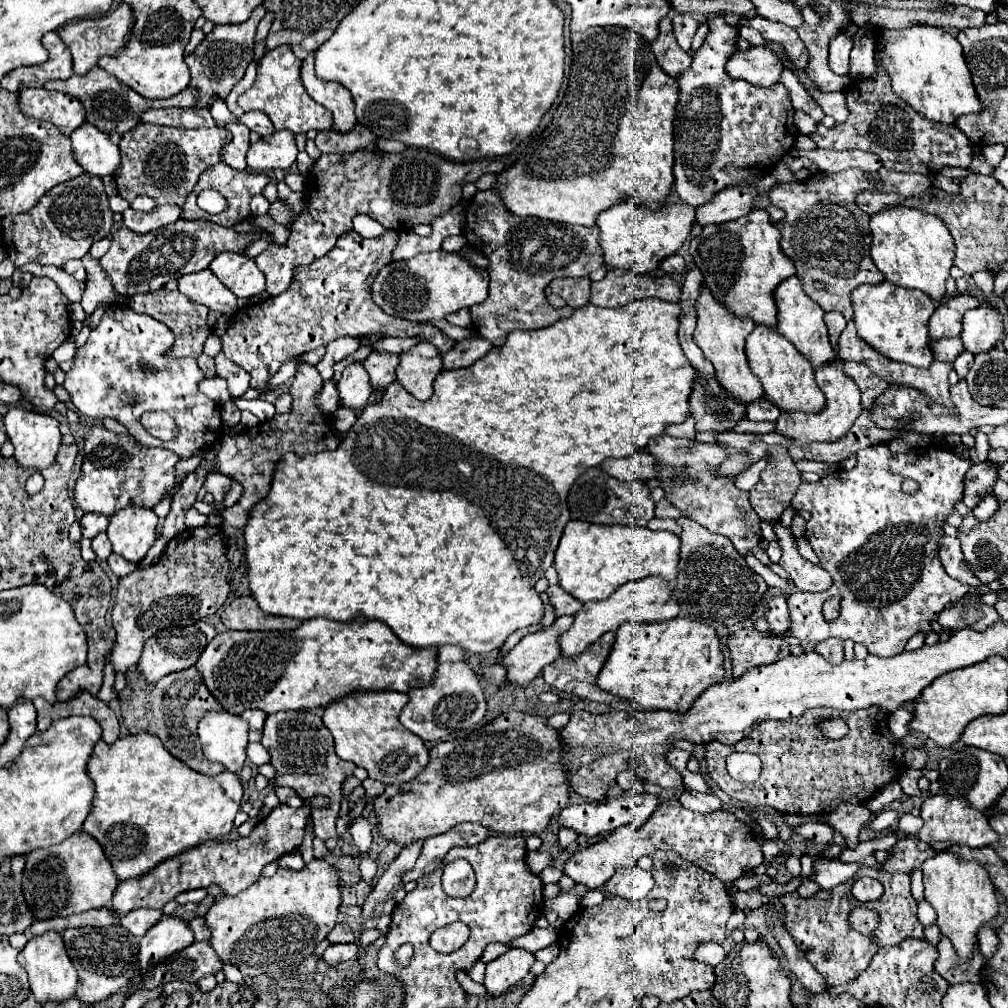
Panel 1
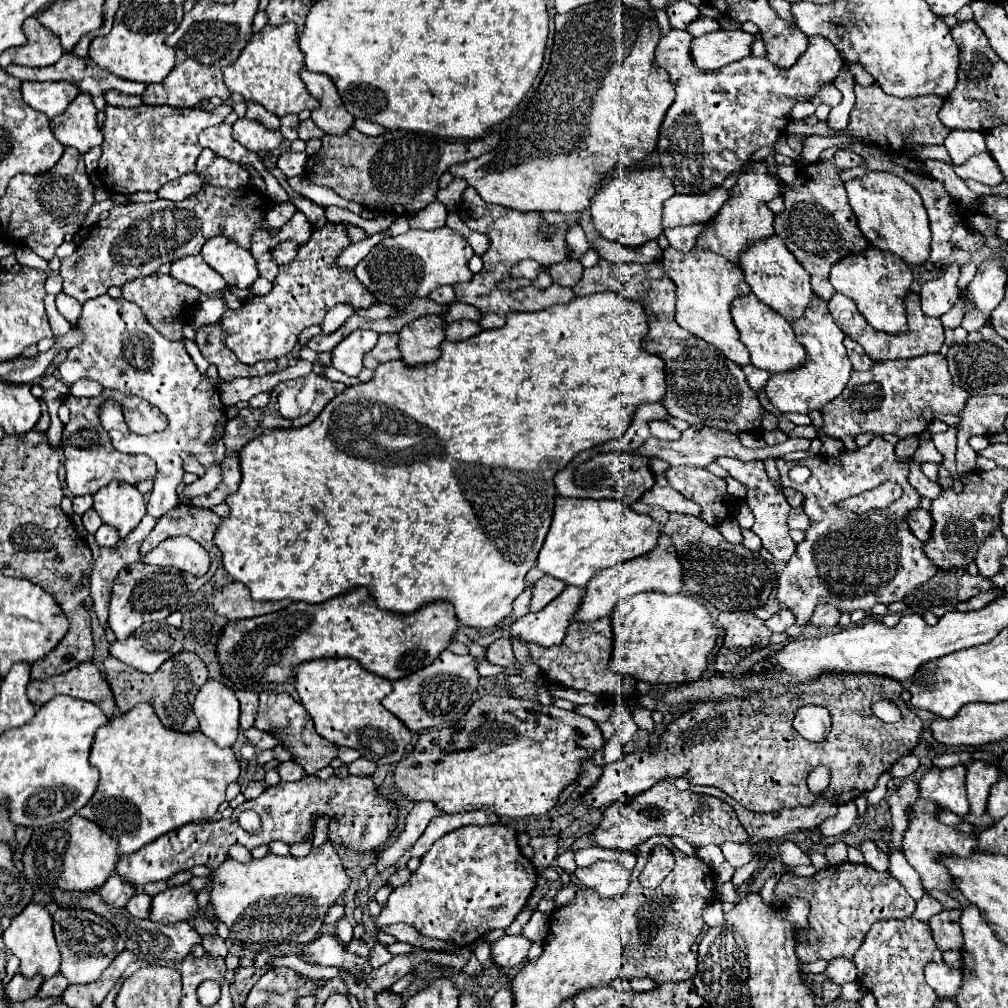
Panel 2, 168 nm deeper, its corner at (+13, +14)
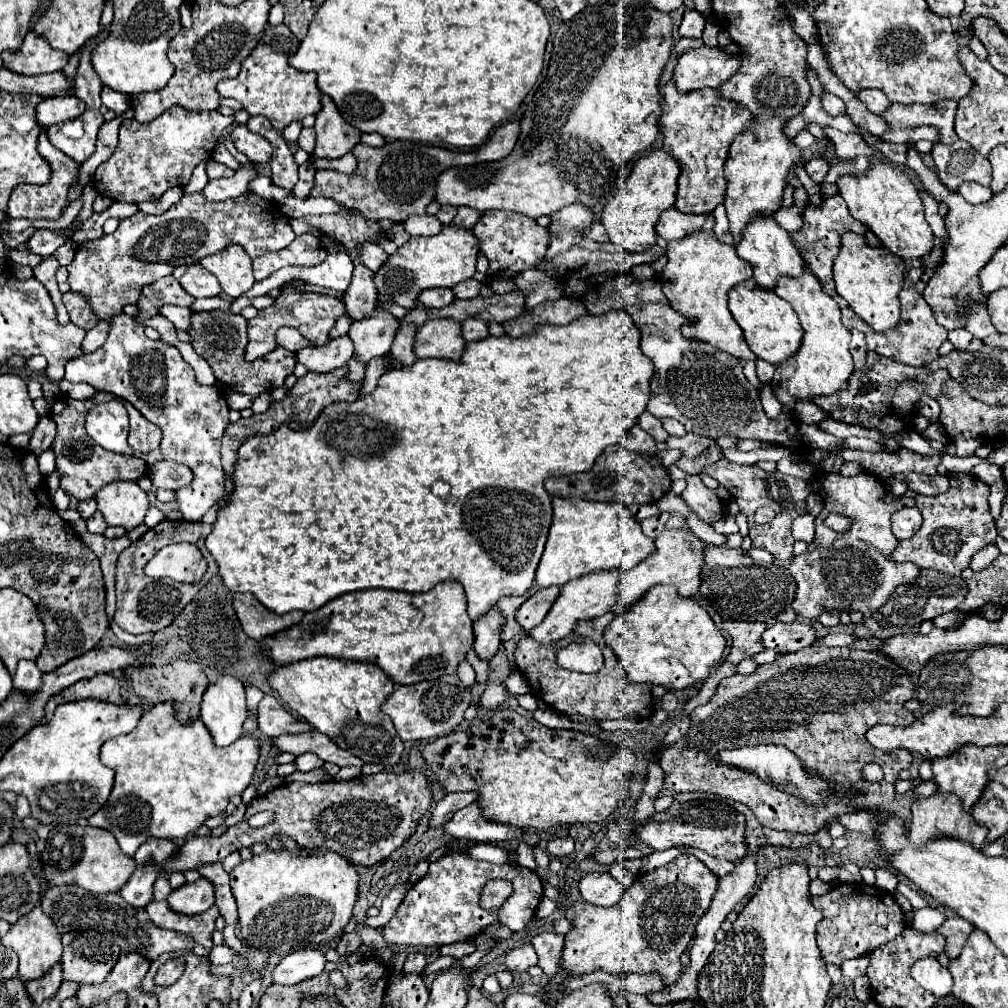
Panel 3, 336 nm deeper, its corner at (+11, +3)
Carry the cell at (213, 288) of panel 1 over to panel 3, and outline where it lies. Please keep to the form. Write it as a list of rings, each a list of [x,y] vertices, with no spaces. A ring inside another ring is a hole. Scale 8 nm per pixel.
[[[199,263],[191,265],[179,281],[181,287],[193,297],[217,297],[221,293],[217,277],[211,275],[207,269],[203,269]]]

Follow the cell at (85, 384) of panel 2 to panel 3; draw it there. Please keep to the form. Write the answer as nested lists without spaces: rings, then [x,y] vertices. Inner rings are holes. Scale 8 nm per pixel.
[[[59,381],[59,387],[65,395],[73,397],[73,399],[87,399],[87,397],[93,397],[95,395],[95,389],[89,385],[89,383],[69,383],[69,381]]]

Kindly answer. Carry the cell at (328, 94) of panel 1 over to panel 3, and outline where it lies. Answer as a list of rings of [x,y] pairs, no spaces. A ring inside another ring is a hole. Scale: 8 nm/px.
[[[323,95],[321,97],[323,109],[317,113],[315,131],[317,131],[317,145],[311,157],[317,159],[339,159],[349,153],[359,143],[359,131],[341,119],[335,103]]]

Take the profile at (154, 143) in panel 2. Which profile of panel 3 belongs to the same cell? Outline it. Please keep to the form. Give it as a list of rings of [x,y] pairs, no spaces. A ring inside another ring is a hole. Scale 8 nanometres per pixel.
[[[171,107],[149,123],[125,119],[119,129],[119,145],[115,153],[97,167],[93,185],[99,195],[113,201],[141,203],[149,197],[161,197],[171,187],[187,185],[193,169],[211,157],[217,139],[225,127],[233,123],[233,117],[225,117],[219,111],[185,111],[183,107]]]

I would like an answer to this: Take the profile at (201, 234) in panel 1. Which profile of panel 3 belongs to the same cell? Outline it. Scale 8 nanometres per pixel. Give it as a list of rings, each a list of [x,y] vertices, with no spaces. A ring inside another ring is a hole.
[[[185,193],[181,201],[171,205],[163,215],[147,215],[143,211],[137,211],[133,217],[123,219],[115,233],[105,233],[101,239],[81,243],[75,251],[73,261],[67,265],[69,285],[73,291],[85,295],[91,301],[97,317],[111,317],[121,313],[125,305],[137,303],[143,287],[155,283],[165,275],[171,275],[179,265],[195,265],[203,257],[213,255],[227,245],[241,245],[249,253],[249,257],[255,259],[257,255],[263,255],[267,251],[279,251],[287,247],[293,239],[295,233],[289,227],[289,217],[283,211],[279,215],[279,205],[275,201],[267,201],[255,193],[245,193],[237,199],[227,201],[209,201],[201,193]]]

